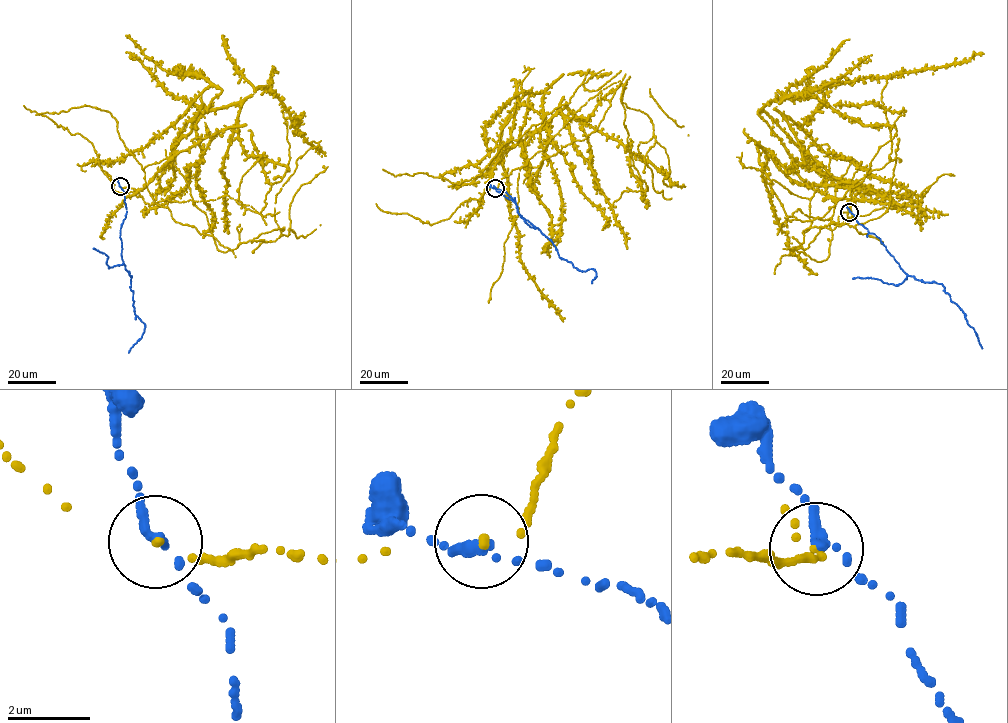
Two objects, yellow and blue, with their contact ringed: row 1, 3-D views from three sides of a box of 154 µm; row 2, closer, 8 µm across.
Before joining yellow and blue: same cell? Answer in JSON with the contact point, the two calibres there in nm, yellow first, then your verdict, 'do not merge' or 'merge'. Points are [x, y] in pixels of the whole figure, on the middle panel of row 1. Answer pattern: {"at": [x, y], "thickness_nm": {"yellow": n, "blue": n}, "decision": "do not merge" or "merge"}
{"at": [495, 188], "thickness_nm": {"yellow": 130, "blue": 280}, "decision": "do not merge"}

